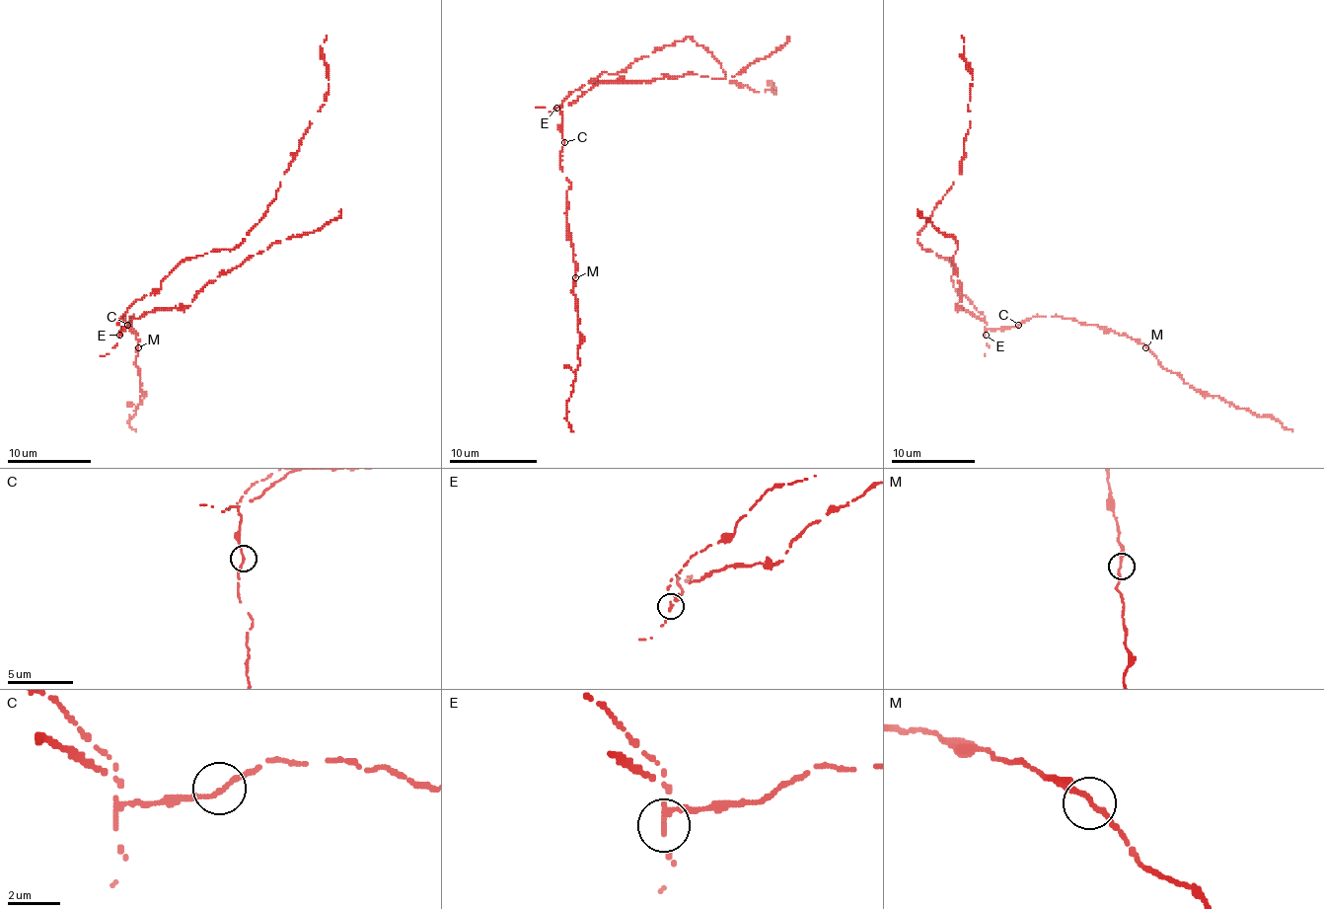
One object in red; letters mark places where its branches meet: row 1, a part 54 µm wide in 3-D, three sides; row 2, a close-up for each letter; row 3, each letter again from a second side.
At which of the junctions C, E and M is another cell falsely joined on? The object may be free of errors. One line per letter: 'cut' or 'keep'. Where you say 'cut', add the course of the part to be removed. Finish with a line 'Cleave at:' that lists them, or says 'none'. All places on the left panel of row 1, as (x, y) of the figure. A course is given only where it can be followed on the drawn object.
C: keep
E: cut | (119, 335), (138, 299), (182, 262), (232, 249), (276, 198), (325, 105), (327, 36)
M: keep
Cleave at: E

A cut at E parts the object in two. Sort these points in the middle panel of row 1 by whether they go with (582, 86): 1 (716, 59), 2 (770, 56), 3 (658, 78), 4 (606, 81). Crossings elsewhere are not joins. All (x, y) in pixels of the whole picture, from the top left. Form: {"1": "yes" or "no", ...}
{"1": "yes", "2": "no", "3": "no", "4": "no"}

